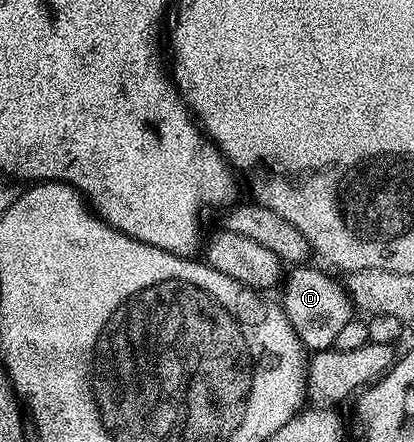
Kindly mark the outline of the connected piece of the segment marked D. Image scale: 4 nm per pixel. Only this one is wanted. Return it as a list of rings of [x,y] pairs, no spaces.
[[[301,263],[288,270],[280,290],[279,304],[285,310],[287,319],[301,340],[301,344],[309,351],[332,349],[339,339],[339,331],[345,324],[354,320],[353,301],[349,298],[344,284],[337,281],[321,269],[312,269],[312,264]]]

